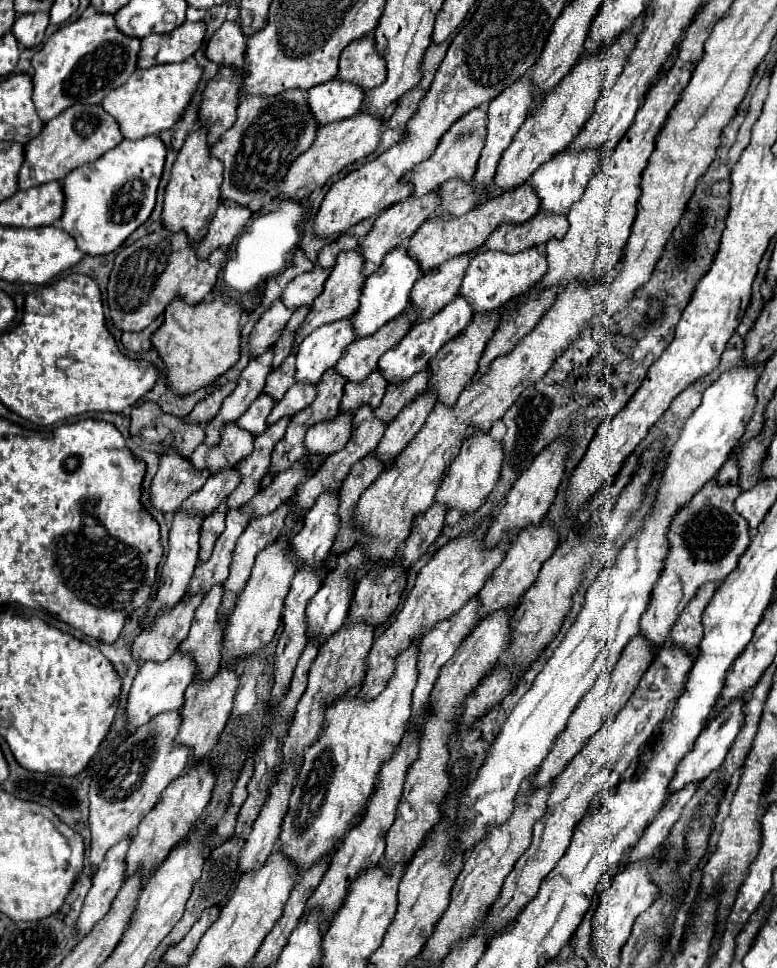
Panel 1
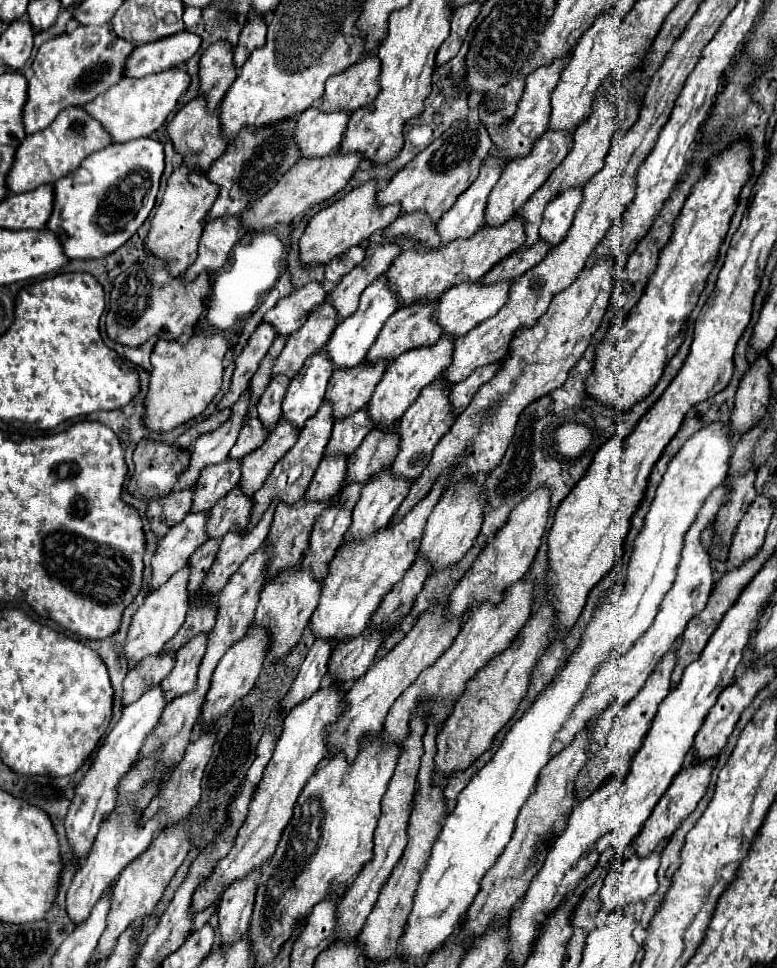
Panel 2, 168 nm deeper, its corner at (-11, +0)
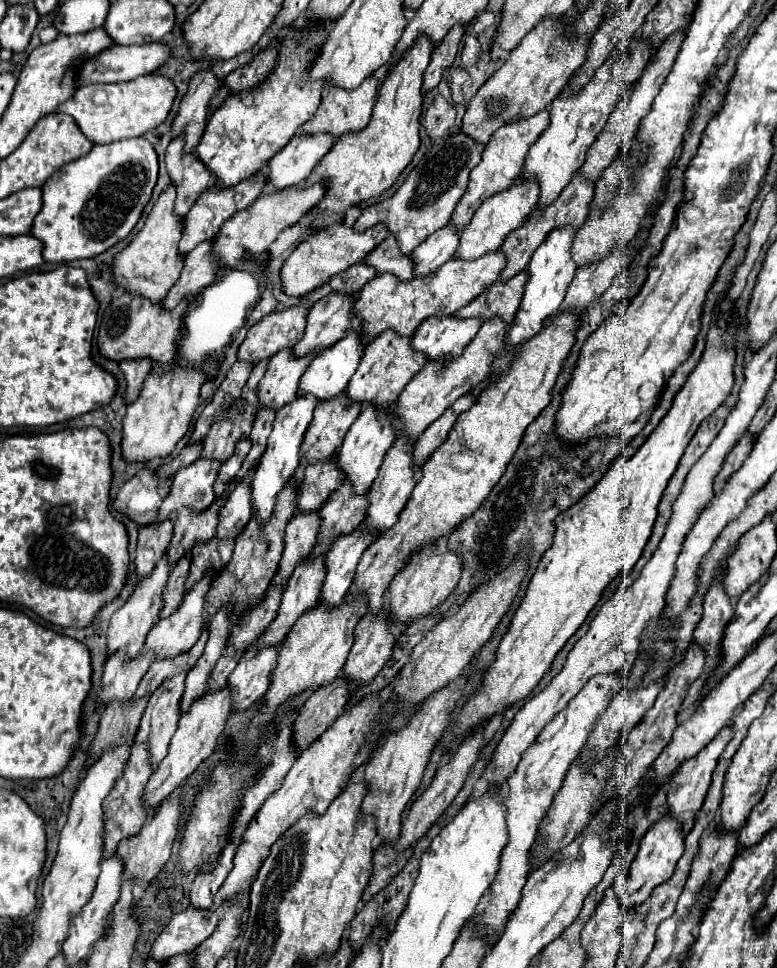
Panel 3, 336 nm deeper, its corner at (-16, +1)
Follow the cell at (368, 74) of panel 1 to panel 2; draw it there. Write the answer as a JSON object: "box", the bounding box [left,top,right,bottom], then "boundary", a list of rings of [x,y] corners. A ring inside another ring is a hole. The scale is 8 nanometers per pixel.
{"box":[321,54,381,112],"boundary":[[[365,54],[355,66],[331,76],[325,84],[321,108],[325,112],[355,112],[361,106],[371,106],[371,100],[379,94],[379,70],[381,60],[375,54]]]}

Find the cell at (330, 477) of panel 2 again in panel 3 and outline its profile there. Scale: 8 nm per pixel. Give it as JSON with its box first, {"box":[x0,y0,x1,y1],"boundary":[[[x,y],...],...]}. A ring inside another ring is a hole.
{"box":[278,513,318,581],"boundary":[[[308,513],[306,517],[298,515],[296,519],[290,519],[286,527],[284,553],[278,567],[278,573],[280,577],[284,577],[284,581],[292,577],[292,569],[296,569],[296,561],[300,561],[300,557],[304,557],[308,549],[312,549],[316,541],[316,531],[318,531],[318,513]]]}

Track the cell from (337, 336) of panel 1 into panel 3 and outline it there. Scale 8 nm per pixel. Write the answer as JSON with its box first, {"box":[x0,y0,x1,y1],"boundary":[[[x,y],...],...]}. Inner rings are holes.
{"box":[250,397,316,527],"boundary":[[[296,397],[292,403],[284,405],[274,419],[274,431],[268,439],[268,447],[256,467],[254,479],[252,479],[252,495],[250,495],[250,505],[252,505],[252,517],[258,519],[260,527],[266,525],[266,521],[270,521],[274,505],[276,505],[276,497],[280,493],[280,489],[284,489],[284,485],[294,477],[296,469],[298,469],[298,461],[300,461],[300,443],[304,439],[304,433],[312,421],[312,411],[316,407],[316,399],[314,397]]]}

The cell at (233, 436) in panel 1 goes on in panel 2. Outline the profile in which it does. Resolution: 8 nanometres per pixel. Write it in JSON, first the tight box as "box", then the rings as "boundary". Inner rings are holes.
{"box":[193,458,241,512],"boundary":[[[225,458],[215,466],[203,468],[193,500],[193,512],[211,510],[213,504],[223,498],[241,478],[241,458]]]}

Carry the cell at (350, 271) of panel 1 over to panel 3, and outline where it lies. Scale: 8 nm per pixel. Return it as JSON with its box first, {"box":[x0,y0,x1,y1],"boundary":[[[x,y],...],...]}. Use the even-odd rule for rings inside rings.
{"box":[256,349,312,411],"boundary":[[[290,349],[276,353],[276,357],[272,357],[272,361],[268,363],[262,381],[256,387],[258,403],[266,409],[278,411],[280,407],[288,405],[288,401],[296,399],[298,381],[304,375],[304,369],[308,367],[310,361],[312,357],[304,359],[292,357]]]}

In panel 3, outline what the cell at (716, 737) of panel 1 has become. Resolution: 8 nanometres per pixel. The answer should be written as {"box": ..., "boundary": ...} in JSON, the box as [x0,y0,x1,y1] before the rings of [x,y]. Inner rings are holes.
{"box":[614,813,686,913],"boundary":[[[668,813],[656,825],[652,825],[648,829],[648,833],[644,835],[644,839],[640,843],[640,851],[638,851],[636,859],[632,861],[626,883],[624,885],[616,883],[616,887],[614,887],[624,913],[634,913],[640,907],[644,907],[648,897],[652,895],[652,889],[662,885],[664,881],[668,881],[668,877],[672,877],[674,867],[676,867],[680,855],[684,853],[684,835],[686,835],[686,831],[682,829],[682,823],[672,819]]]}

